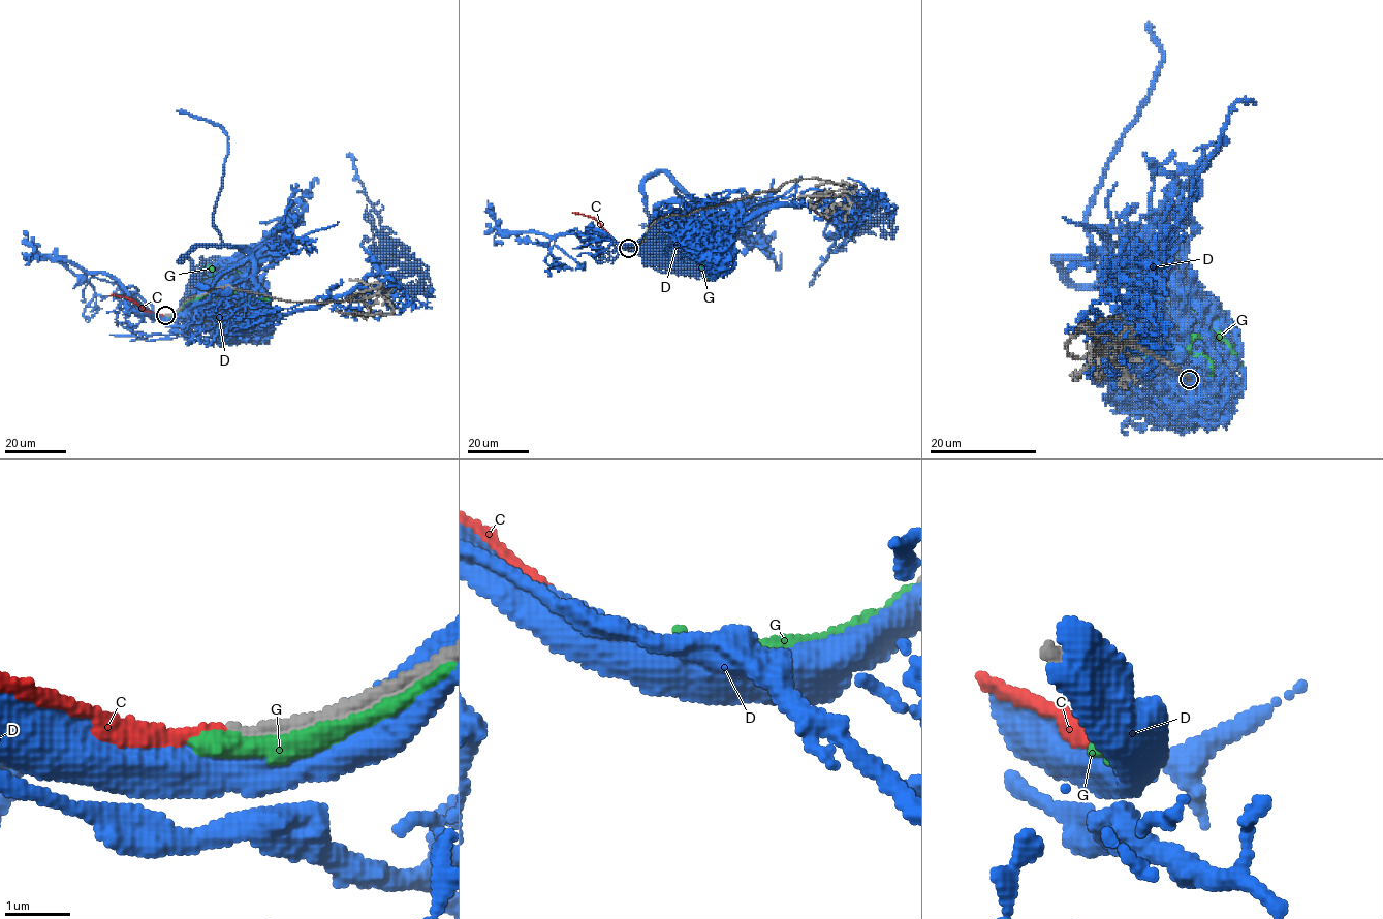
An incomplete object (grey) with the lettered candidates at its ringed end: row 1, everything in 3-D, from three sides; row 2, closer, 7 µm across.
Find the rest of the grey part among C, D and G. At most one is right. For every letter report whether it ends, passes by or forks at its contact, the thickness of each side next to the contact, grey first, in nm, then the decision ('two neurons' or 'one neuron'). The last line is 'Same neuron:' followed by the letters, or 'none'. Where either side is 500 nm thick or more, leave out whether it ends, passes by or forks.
C: it ends | 220/200 nm | one neuron
D: 200/650 nm | two neurons
G: it passes by | 200/240 nm | two neurons
Same neuron: C

